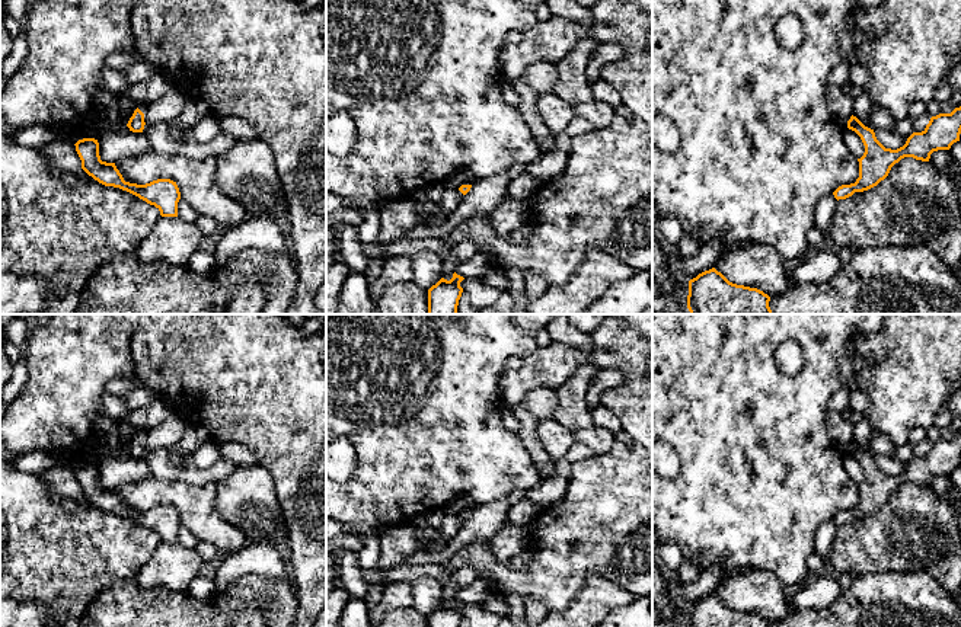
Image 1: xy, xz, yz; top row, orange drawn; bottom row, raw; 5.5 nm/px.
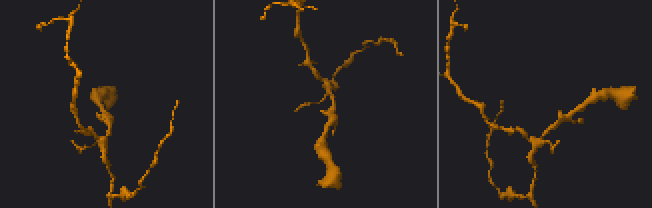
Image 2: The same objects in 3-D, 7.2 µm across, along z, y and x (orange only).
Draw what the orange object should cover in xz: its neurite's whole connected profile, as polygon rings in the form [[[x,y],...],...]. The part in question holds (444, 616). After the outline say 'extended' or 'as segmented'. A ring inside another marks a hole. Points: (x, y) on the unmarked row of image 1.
[[[453,599],[450,607],[441,604],[435,611],[428,615],[428,627],[459,627],[463,618],[460,608],[464,604]]]; as segmented

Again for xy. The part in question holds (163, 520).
[[[83,464],[74,471],[82,486],[82,495],[95,506],[138,522],[147,530],[154,531],[162,543],[178,543],[181,518],[176,508],[170,505],[157,505],[146,511],[125,508],[115,489],[100,486],[98,466]]]; as segmented

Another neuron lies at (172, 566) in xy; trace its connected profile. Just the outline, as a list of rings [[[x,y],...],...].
[[[160,543],[131,579],[143,588],[162,586],[186,592],[191,580],[201,575],[202,564],[204,560],[195,548],[179,543]]]

